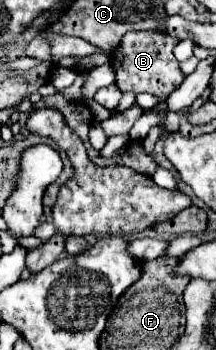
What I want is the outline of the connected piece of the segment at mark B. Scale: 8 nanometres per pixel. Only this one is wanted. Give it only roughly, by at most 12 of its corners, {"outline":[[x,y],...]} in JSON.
{"outline":[[128,32],[110,64],[122,92],[166,98],[184,72],[178,38]]}

